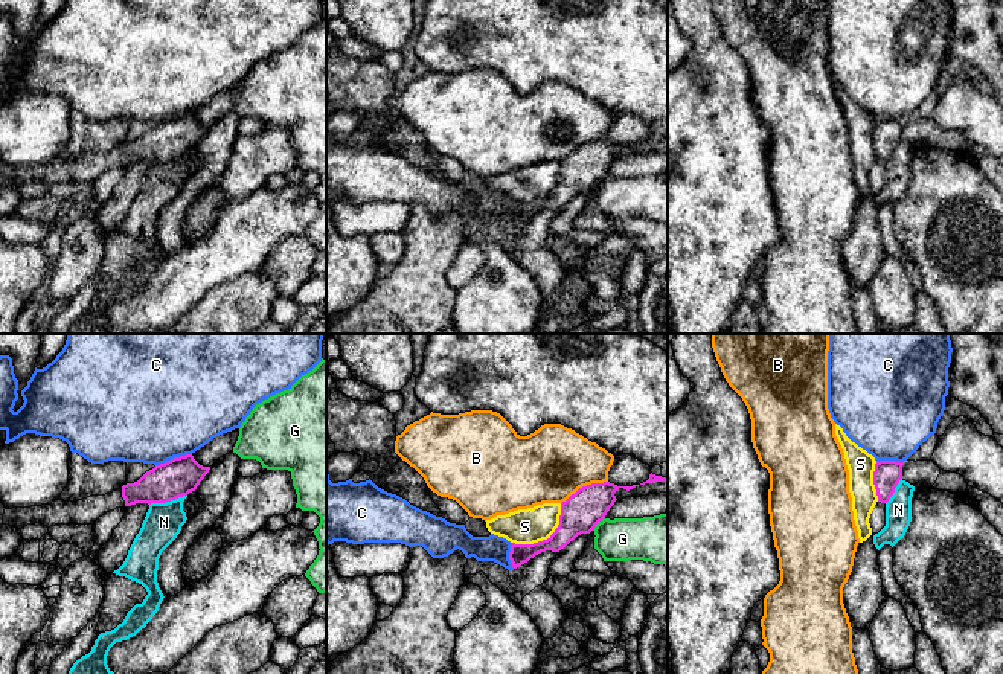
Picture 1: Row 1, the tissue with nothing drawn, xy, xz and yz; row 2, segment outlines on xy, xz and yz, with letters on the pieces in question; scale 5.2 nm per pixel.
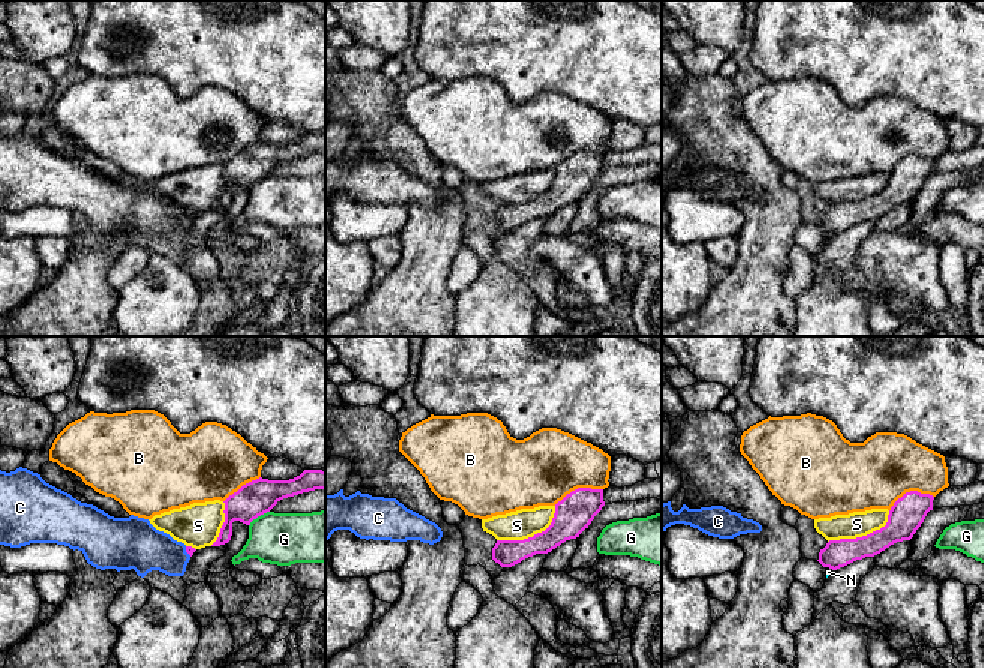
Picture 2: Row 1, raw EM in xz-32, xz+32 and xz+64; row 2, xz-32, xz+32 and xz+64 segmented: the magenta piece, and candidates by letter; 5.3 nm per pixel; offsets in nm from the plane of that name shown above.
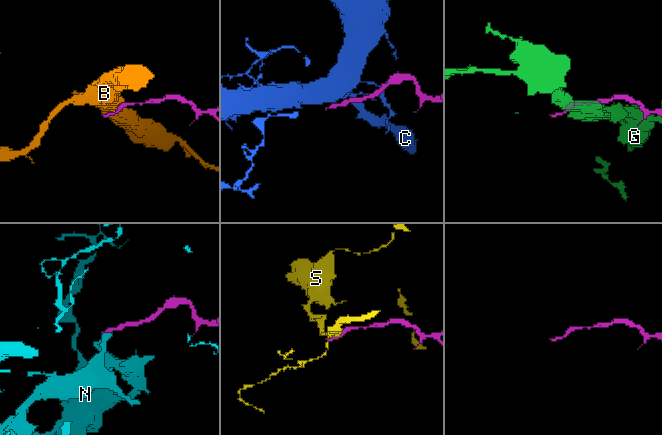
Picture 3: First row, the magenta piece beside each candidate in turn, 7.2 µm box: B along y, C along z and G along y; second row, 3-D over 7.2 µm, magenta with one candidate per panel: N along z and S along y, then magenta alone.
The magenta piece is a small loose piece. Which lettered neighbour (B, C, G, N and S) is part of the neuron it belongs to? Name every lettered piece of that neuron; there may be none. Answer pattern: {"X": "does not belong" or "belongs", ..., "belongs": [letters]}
{"B": "does not belong", "C": "does not belong", "G": "does not belong", "N": "does not belong", "S": "does not belong", "belongs": []}

